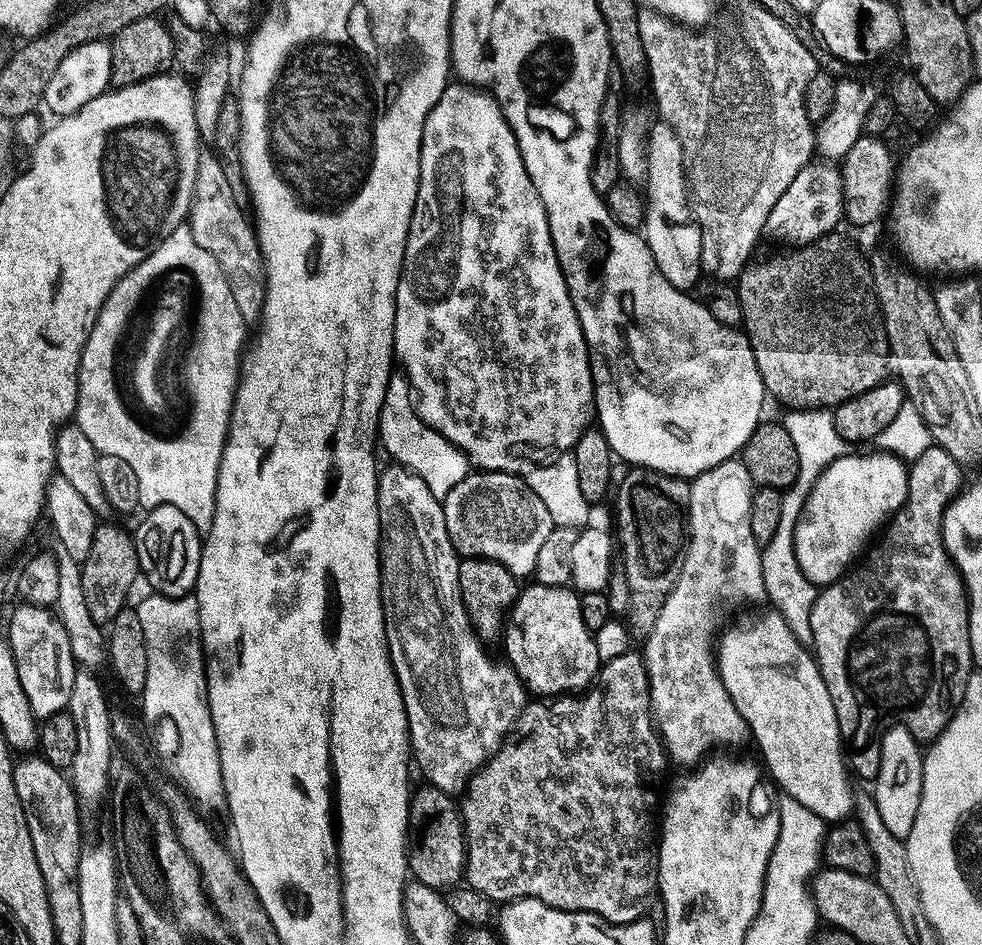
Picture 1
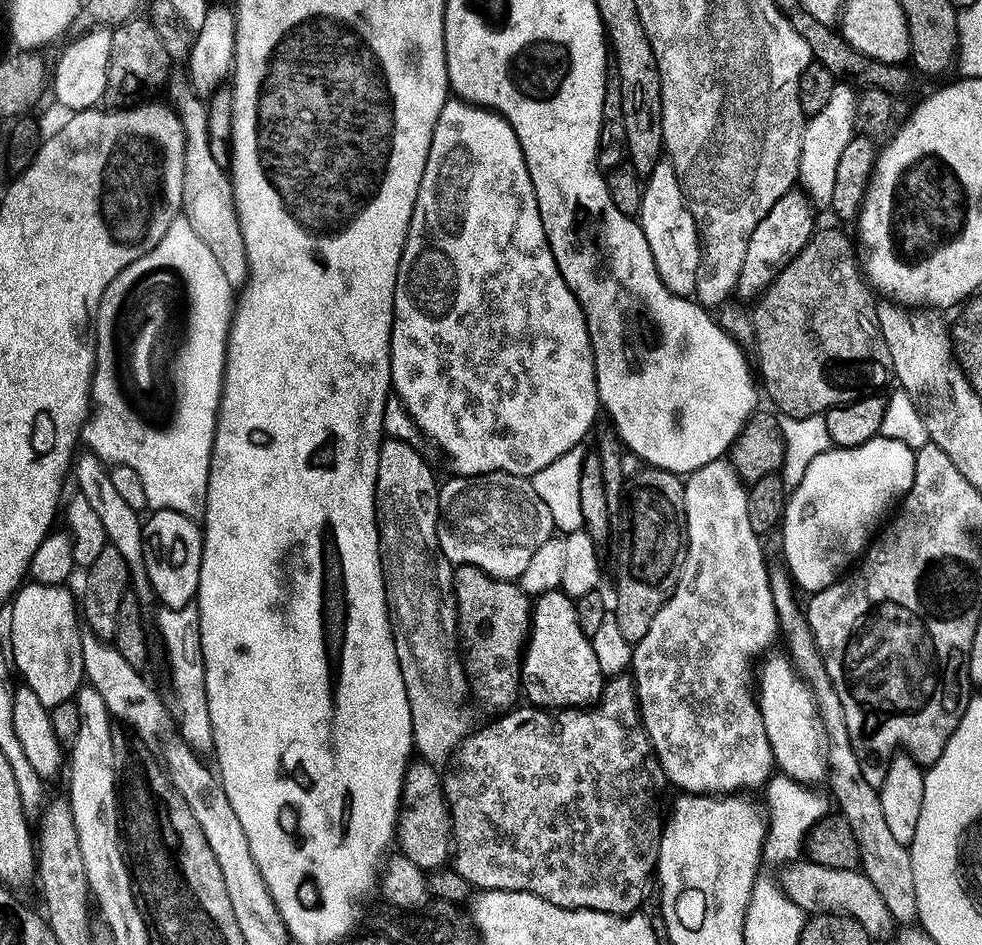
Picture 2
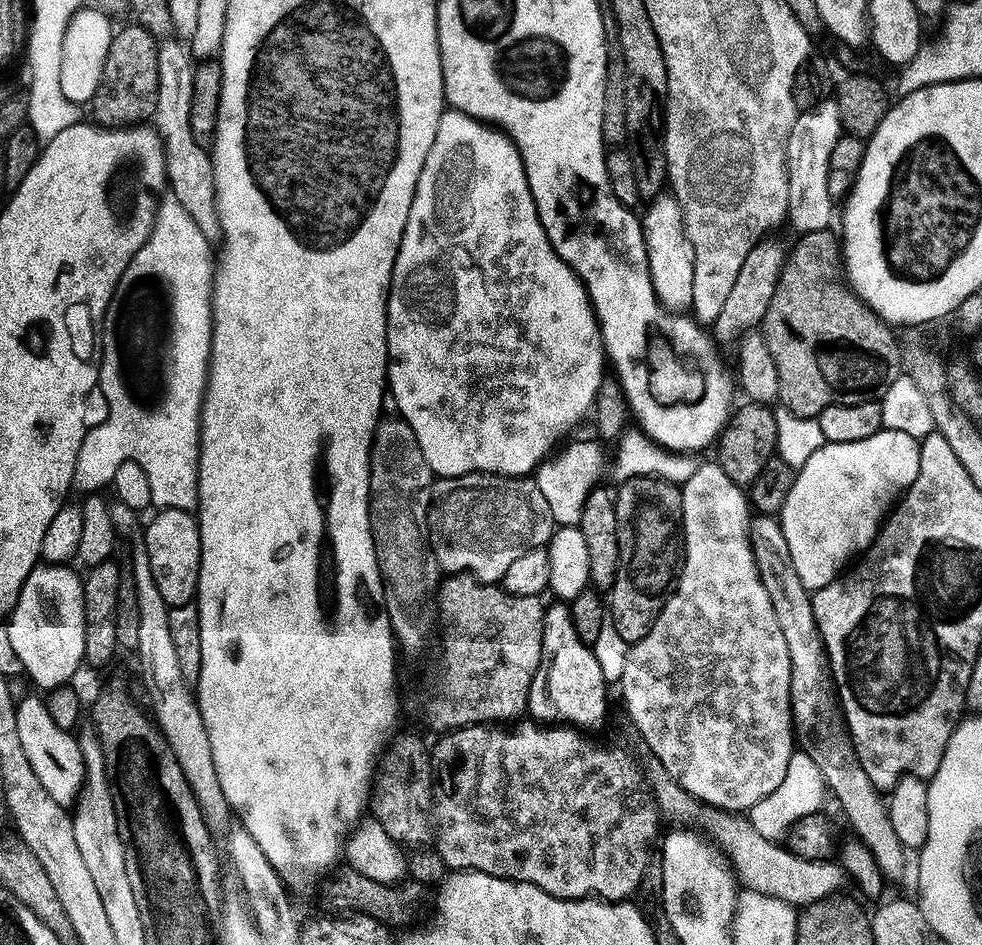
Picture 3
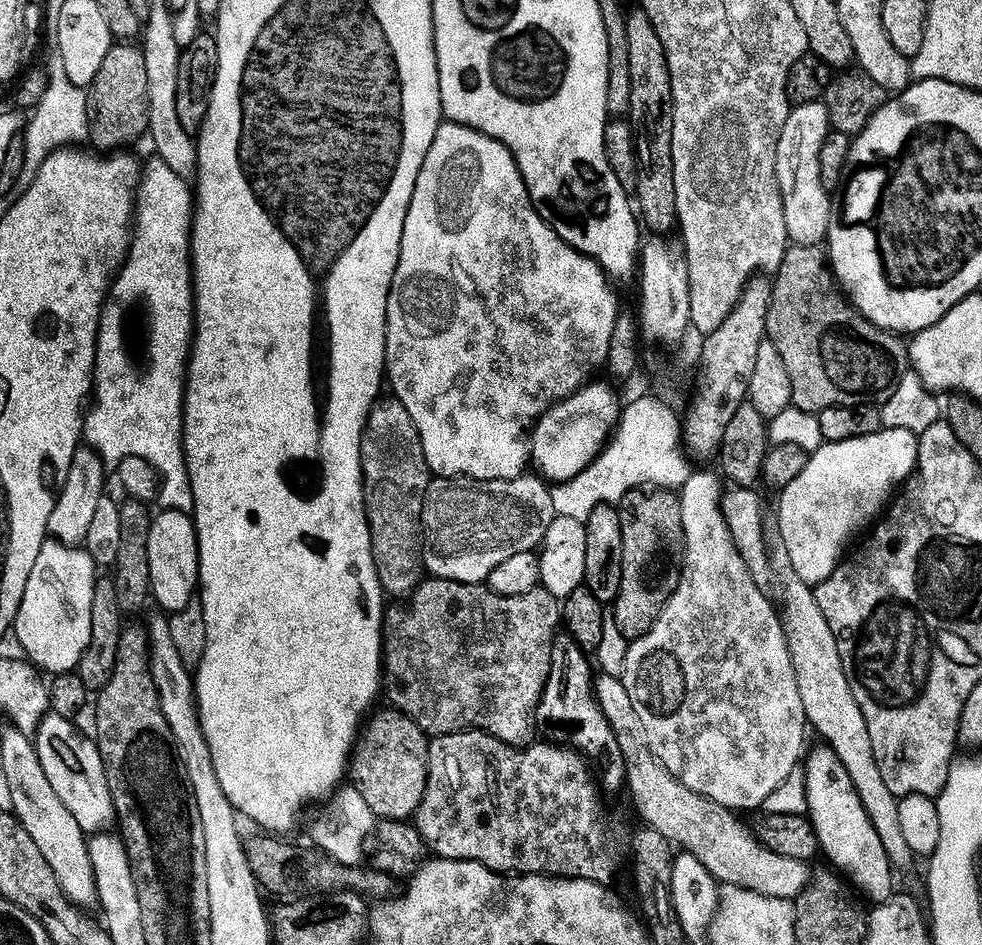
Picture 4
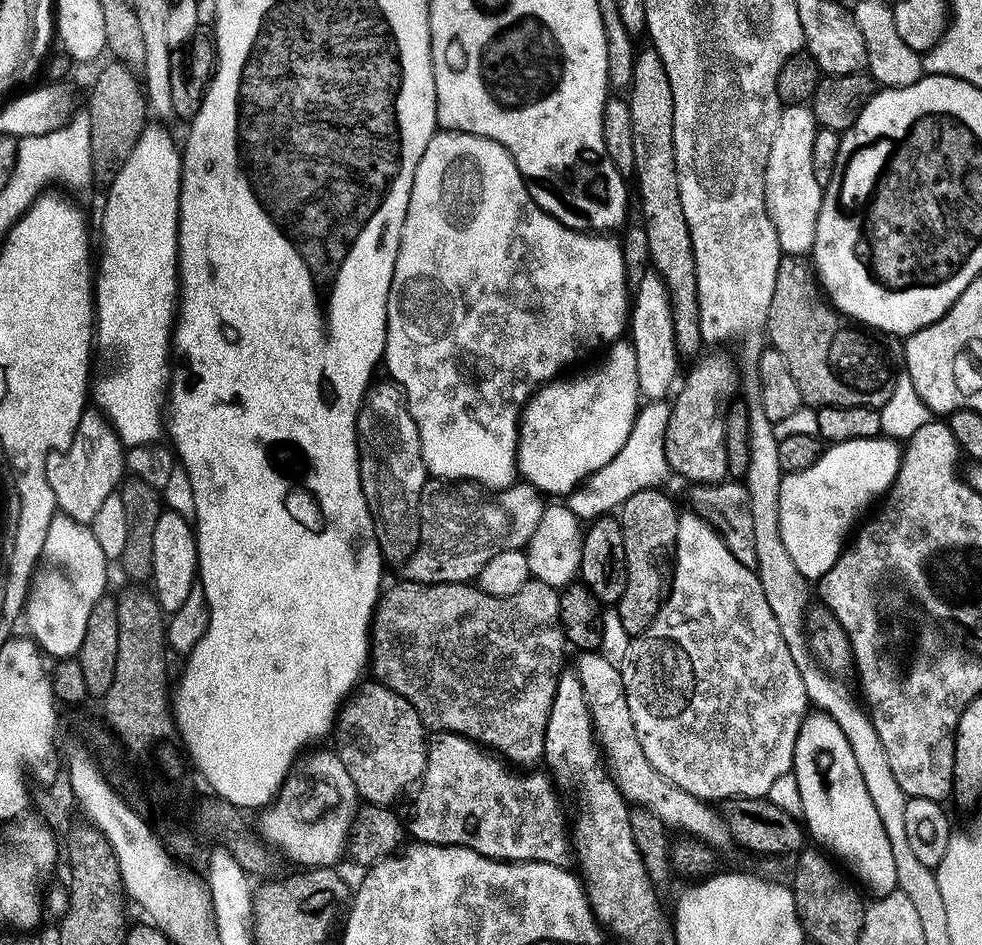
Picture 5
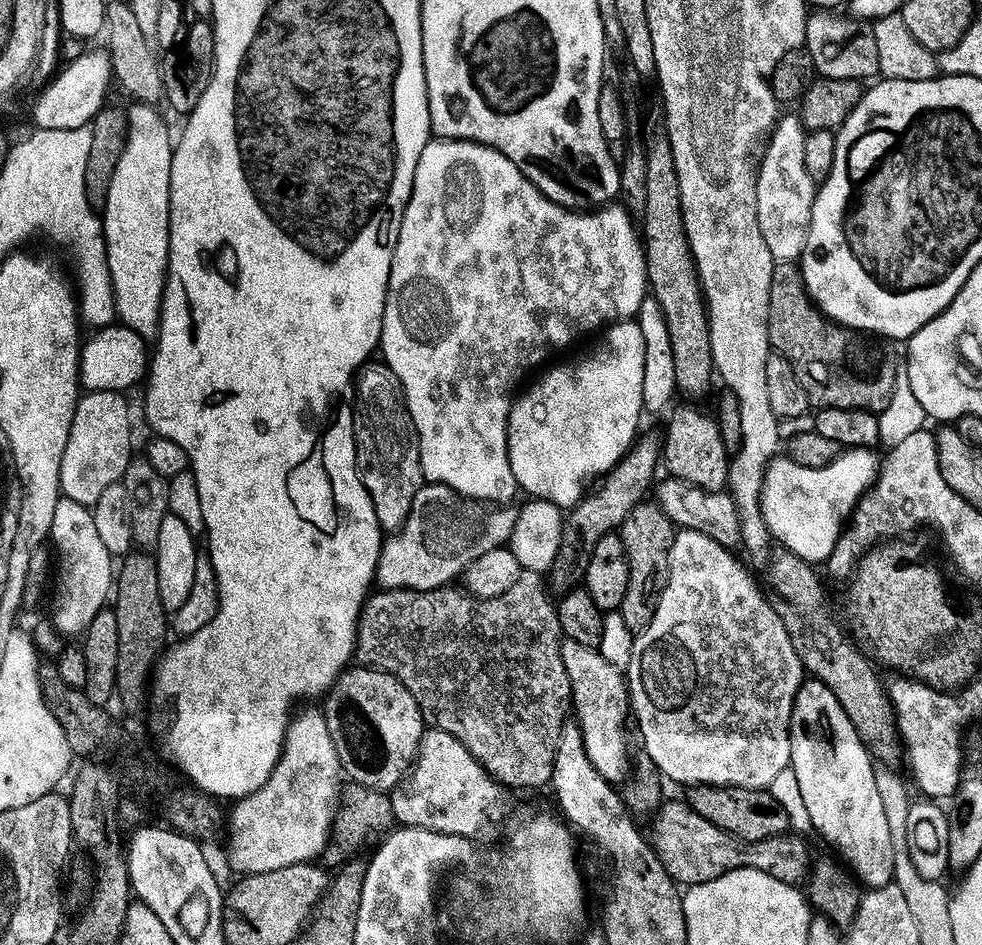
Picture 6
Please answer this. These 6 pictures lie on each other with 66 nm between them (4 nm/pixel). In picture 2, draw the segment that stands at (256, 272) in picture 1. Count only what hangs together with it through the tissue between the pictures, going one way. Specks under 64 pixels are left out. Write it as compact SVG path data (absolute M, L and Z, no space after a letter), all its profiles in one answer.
M173 79L167 85L167 99L184 125L184 177L182 178L182 215L194 226L194 234L210 249L210 254L222 266L226 282L234 286L243 285L248 278L248 259L246 246L242 242L242 228L238 222L236 203L233 200L232 181L229 173L210 154L210 138L206 126L206 104L197 96L187 79Z

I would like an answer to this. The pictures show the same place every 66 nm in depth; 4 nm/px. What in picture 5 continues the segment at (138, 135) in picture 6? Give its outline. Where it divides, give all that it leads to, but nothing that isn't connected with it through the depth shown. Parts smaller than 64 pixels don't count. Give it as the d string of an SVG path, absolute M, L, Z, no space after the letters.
M160 122L149 123L142 130L134 150L130 150L130 158L116 172L116 177L107 185L108 197L104 200L104 217L100 220L100 228L104 231L104 253L98 256L98 271L94 276L94 336L108 352L116 352L120 361L116 369L109 376L104 376L94 384L94 400L101 404L103 415L109 424L116 429L116 435L120 437L125 445L135 446L138 444L155 445L159 436L162 436L162 413L166 408L166 389L170 384L168 376L168 356L170 360L170 341L174 327L174 317L178 312L178 222L180 221L180 165L182 163L182 152L172 141L172 136L167 132L165 125Z

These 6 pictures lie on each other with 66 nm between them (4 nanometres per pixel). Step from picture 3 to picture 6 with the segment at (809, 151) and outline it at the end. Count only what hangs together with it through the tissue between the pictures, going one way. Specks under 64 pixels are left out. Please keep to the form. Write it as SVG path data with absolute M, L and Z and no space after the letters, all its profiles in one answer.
M781 115L767 137L766 147L758 160L756 174L758 230L762 230L762 238L770 249L773 261L780 263L781 260L784 266L799 261L806 246L810 214L818 187L810 178L810 174L806 174L805 135L806 129L799 115Z

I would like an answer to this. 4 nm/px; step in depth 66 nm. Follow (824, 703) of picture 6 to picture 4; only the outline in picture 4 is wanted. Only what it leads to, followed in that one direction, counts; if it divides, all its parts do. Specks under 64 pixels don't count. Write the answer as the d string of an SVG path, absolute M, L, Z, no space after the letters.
M825 744L807 751L804 758L804 785L806 786L806 814L814 826L815 836L825 855L846 878L877 904L894 894L894 869L882 847L881 839L869 821L861 799L853 790L853 782L846 768L832 748Z

